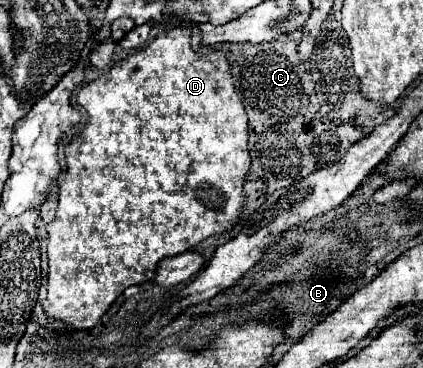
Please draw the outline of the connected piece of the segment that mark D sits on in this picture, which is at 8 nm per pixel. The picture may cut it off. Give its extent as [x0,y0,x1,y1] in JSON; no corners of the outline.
[43,27,251,329]

